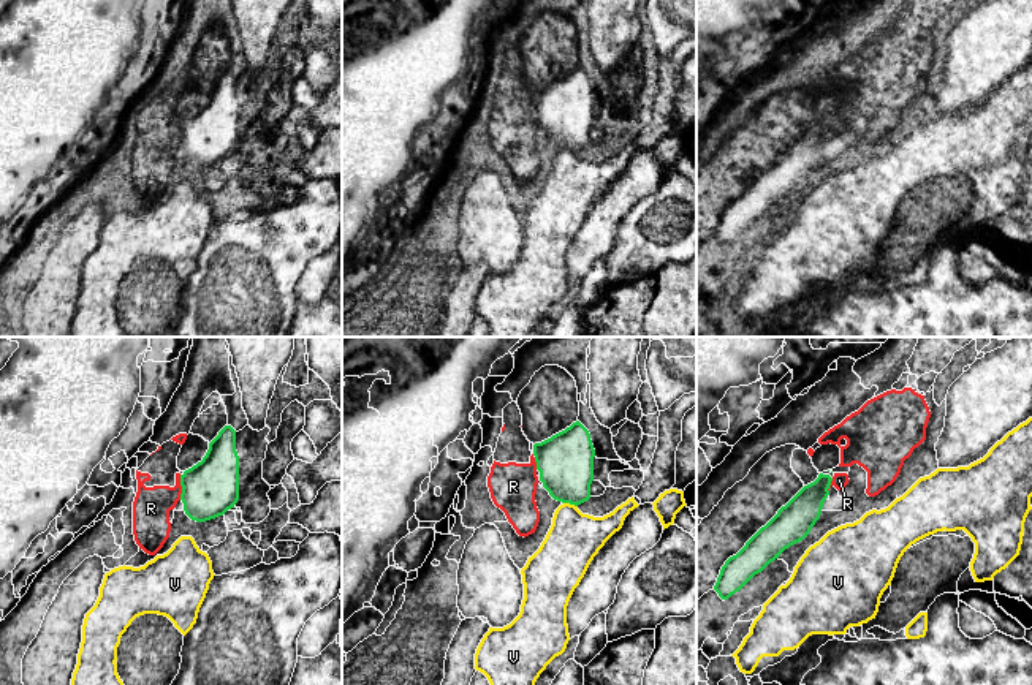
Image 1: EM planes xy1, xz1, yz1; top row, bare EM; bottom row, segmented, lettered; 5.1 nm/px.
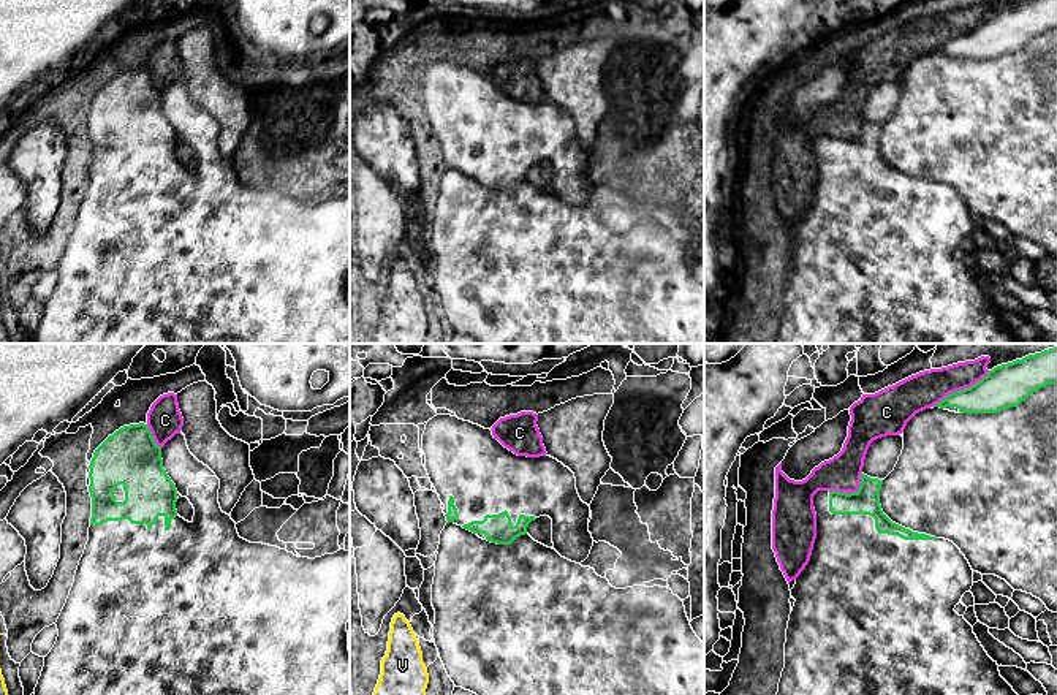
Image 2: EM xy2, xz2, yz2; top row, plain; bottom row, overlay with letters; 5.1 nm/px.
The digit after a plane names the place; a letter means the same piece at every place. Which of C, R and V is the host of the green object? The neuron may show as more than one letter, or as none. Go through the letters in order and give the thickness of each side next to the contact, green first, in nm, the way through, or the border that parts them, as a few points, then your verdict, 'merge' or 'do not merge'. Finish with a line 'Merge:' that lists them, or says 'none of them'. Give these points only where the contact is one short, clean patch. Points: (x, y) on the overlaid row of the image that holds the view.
C: 220/190 nm | do not merge
R: 280/190 nm | do not merge
V: 280/280 nm | along xz1 (564, 502), (576, 507) | do not merge
Merge: none of them

